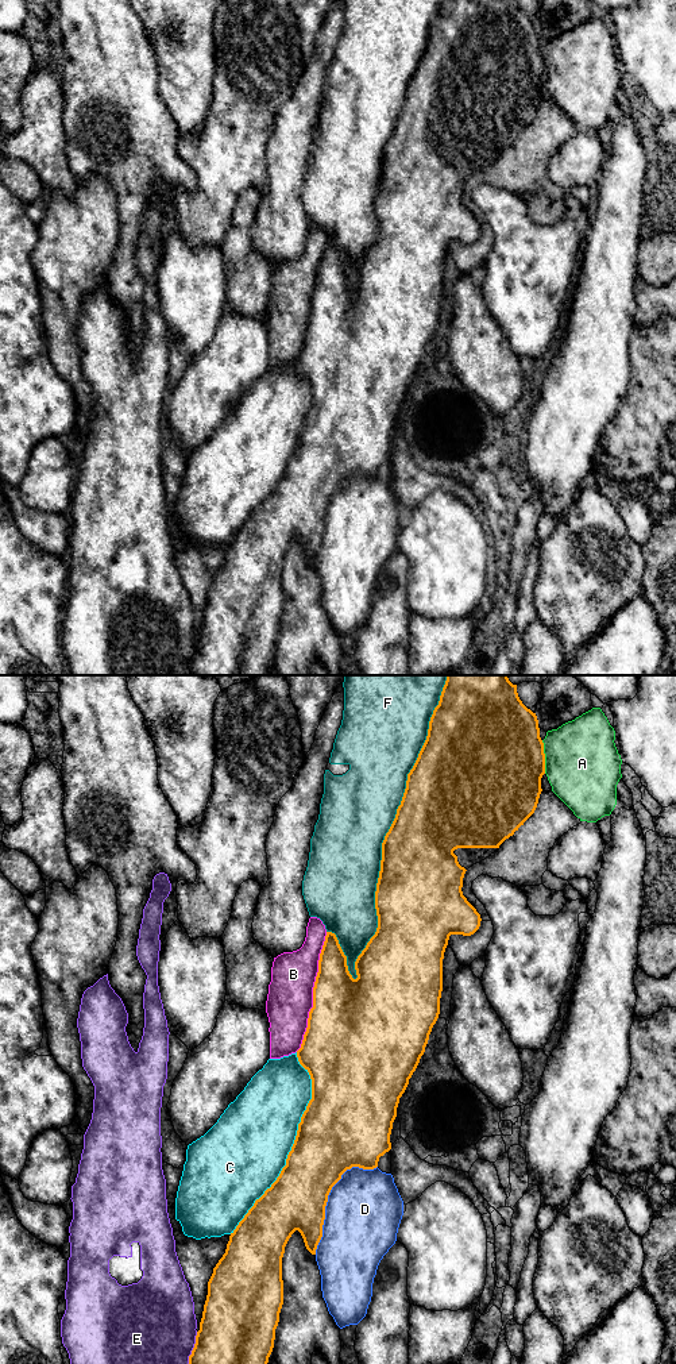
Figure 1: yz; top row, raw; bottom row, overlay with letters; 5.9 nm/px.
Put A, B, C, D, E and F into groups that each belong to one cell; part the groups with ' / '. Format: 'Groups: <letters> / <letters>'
Groups: A / B / C / D / E / F

